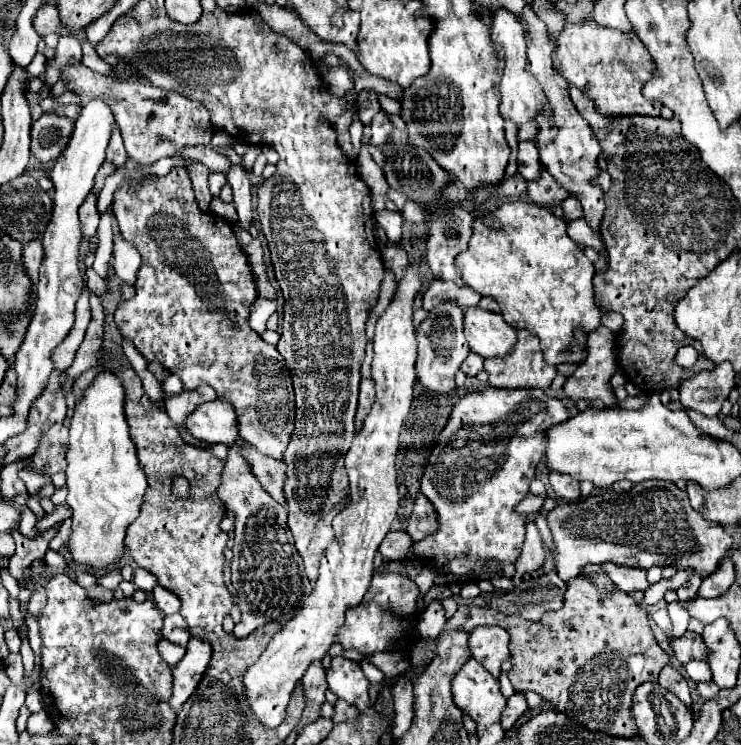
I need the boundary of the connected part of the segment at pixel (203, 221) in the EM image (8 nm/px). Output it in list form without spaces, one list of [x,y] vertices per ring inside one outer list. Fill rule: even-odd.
[[[174,167],[168,175],[164,177],[146,177],[142,179],[140,183],[124,183],[116,189],[114,193],[114,203],[112,203],[112,211],[118,219],[118,225],[120,225],[120,233],[124,235],[124,239],[128,239],[140,253],[142,257],[142,265],[136,273],[136,295],[130,299],[130,301],[124,301],[118,305],[116,309],[116,325],[122,333],[122,337],[128,337],[136,349],[148,359],[148,361],[160,361],[170,373],[178,375],[184,383],[184,389],[196,389],[200,387],[202,383],[204,385],[212,385],[218,393],[220,399],[226,399],[234,405],[234,409],[238,411],[238,429],[240,429],[240,439],[244,443],[250,443],[252,447],[258,447],[262,453],[266,455],[274,455],[278,459],[282,459],[284,455],[284,447],[286,443],[290,441],[290,431],[294,429],[294,391],[292,391],[292,379],[288,375],[288,367],[286,367],[286,361],[282,359],[282,355],[278,353],[276,347],[268,345],[262,341],[262,337],[252,331],[252,327],[248,325],[248,315],[250,315],[250,305],[254,303],[256,299],[256,283],[254,283],[254,275],[252,275],[252,269],[250,269],[250,263],[248,263],[248,257],[244,253],[244,249],[240,247],[236,235],[234,235],[234,229],[230,225],[228,219],[224,217],[218,217],[218,215],[212,215],[212,213],[202,213],[196,199],[194,199],[194,191],[192,191],[192,185],[190,185],[190,177],[188,177],[188,171],[186,167]],[[218,289],[230,289],[228,291],[228,303],[222,303],[222,299],[218,299]]]

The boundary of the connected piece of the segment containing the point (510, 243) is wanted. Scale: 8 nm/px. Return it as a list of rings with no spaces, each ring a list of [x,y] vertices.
[[[526,201],[504,203],[496,211],[490,211],[488,217],[502,223],[502,229],[488,229],[482,221],[474,221],[474,235],[470,237],[468,249],[462,251],[456,259],[460,267],[462,281],[478,291],[480,295],[494,297],[500,305],[504,321],[514,329],[528,329],[540,339],[540,349],[546,363],[582,363],[588,357],[588,345],[580,343],[574,337],[574,331],[580,329],[588,337],[602,325],[602,315],[606,313],[594,299],[592,277],[596,273],[594,263],[584,255],[584,251],[568,237],[566,223],[554,219],[546,207],[538,207]]]

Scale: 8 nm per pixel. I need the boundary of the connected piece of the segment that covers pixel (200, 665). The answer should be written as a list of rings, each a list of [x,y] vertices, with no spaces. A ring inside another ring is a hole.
[[[192,637],[188,643],[188,653],[172,669],[174,671],[174,689],[172,689],[172,697],[170,697],[170,707],[174,707],[174,711],[180,711],[182,705],[190,699],[190,695],[196,691],[206,669],[210,667],[210,657],[212,657],[210,643],[204,639]]]

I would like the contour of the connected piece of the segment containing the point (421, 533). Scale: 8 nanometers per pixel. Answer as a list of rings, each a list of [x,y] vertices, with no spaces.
[[[420,493],[416,497],[414,503],[414,511],[408,519],[408,527],[406,533],[414,539],[414,541],[422,541],[424,537],[432,535],[436,531],[436,515],[434,515],[434,507],[432,503]]]

